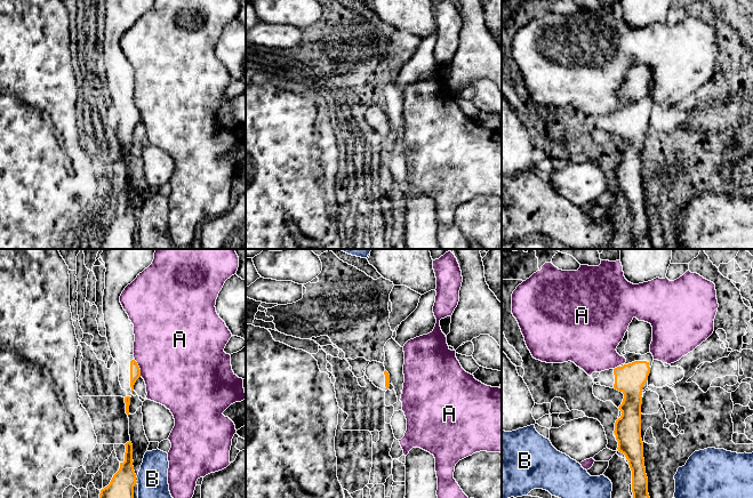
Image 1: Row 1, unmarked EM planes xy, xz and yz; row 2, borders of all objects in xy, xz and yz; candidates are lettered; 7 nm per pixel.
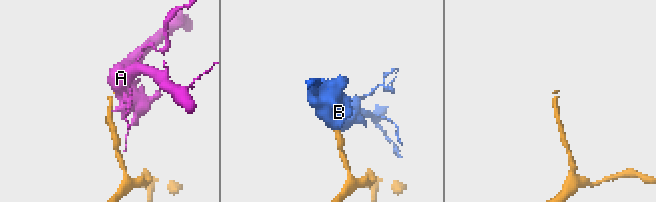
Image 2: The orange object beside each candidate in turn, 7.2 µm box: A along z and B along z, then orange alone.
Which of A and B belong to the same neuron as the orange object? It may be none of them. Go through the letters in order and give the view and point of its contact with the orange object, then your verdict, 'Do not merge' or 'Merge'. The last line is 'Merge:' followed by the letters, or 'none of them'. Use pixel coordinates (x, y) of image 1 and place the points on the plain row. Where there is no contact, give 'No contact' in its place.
A: Touches orange at xy (138, 112). Do not merge
B: Touches orange at xy (135, 224). Do not merge
Merge: none of them

